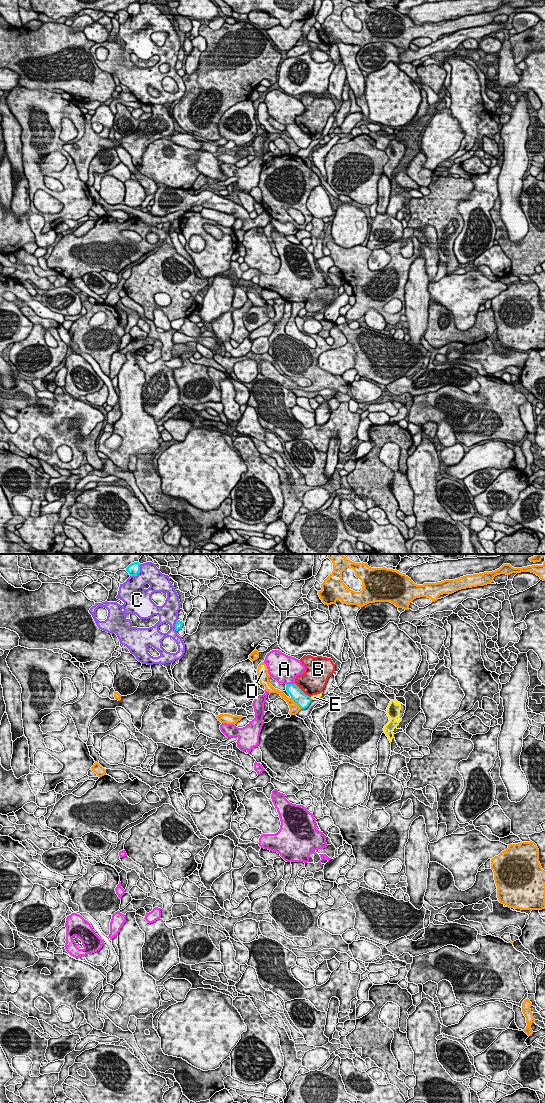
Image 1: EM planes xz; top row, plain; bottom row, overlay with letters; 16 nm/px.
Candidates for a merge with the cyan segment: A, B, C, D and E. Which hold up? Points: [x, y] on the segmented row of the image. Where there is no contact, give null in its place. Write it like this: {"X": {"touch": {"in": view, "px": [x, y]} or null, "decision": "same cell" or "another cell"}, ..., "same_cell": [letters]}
{"A": {"touch": {"in": "xz", "px": [290, 684]}, "decision": "another cell"}, "B": {"touch": {"in": "xz", "px": [301, 690]}, "decision": "another cell"}, "C": {"touch": {"in": "xz", "px": [138, 572]}, "decision": "another cell"}, "D": {"touch": {"in": "xz", "px": [296, 703]}, "decision": "another cell"}, "E": {"touch": {"in": "xz", "px": [310, 698]}, "decision": "another cell"}, "same_cell": []}

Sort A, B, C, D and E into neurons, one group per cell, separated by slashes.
A / B / C / D / E

